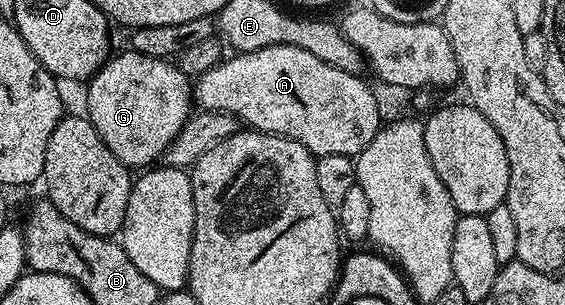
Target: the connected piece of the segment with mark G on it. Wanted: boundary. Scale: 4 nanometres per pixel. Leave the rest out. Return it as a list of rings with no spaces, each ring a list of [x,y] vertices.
[[[125,49],[121,55],[113,54],[108,58],[87,80],[86,87],[86,118],[94,125],[98,137],[102,137],[106,149],[129,169],[151,168],[181,129],[189,126],[194,87],[175,62]]]

